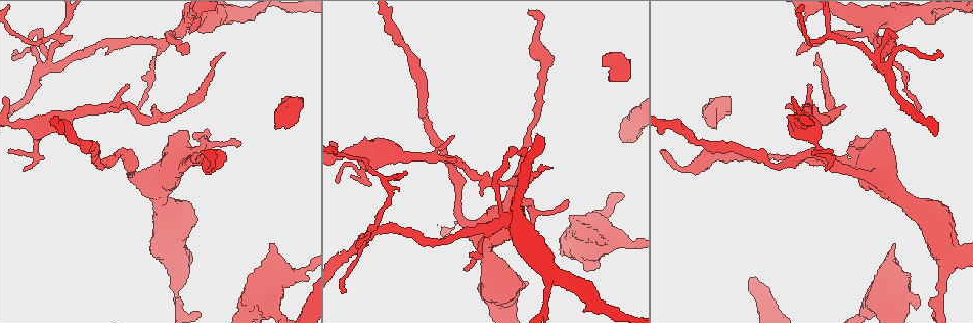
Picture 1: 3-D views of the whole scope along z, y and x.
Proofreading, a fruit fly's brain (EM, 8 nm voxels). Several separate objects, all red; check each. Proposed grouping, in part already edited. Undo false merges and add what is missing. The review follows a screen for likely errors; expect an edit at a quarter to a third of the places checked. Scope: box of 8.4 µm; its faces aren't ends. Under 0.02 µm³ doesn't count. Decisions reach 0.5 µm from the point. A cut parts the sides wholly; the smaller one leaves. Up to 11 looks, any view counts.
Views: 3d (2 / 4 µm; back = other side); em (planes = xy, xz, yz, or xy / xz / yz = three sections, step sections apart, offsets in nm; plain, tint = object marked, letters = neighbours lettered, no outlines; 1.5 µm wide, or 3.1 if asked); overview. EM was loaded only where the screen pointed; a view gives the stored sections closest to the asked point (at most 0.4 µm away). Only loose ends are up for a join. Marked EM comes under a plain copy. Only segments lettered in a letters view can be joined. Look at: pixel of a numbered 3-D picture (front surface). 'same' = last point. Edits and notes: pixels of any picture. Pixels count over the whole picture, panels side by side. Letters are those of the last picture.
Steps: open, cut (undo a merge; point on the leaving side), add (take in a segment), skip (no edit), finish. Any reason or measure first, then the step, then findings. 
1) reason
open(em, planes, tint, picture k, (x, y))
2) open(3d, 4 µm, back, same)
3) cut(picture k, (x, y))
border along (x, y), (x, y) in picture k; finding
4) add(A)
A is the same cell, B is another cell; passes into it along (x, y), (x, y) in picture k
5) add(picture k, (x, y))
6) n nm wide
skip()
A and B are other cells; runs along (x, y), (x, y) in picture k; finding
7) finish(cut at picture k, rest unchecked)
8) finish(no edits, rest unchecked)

branch stops here
open(em, planes, letters, picture 1, (24, 169))

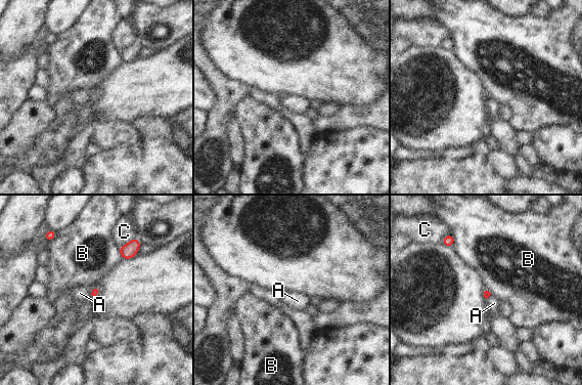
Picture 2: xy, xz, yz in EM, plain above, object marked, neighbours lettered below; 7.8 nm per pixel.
C touches over 160 nm
skip()
A, B and C are other cells; border along (450, 233), (454, 240), (453, 247) in picture 2; no lettered segment goes on from it

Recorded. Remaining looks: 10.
an open end
open(em, planes, tint, picture 1, (452, 135))

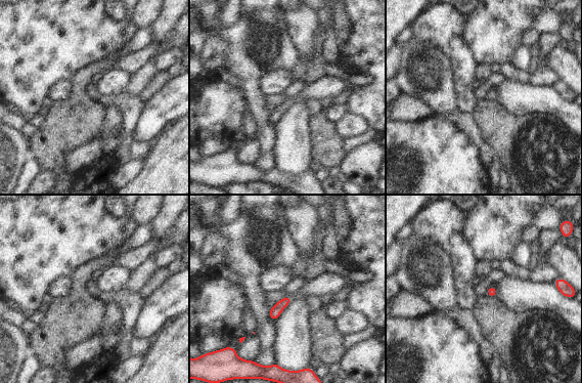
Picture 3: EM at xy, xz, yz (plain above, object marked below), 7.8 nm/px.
what lies round it
open(em, planes, letters, same)

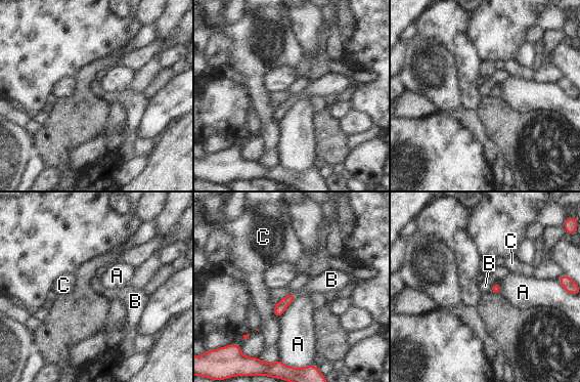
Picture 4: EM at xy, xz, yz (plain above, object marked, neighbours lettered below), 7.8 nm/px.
add(B)
B is the same cell, A and C are other cells; it goes on there

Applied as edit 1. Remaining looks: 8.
see it whole again
open(overview)

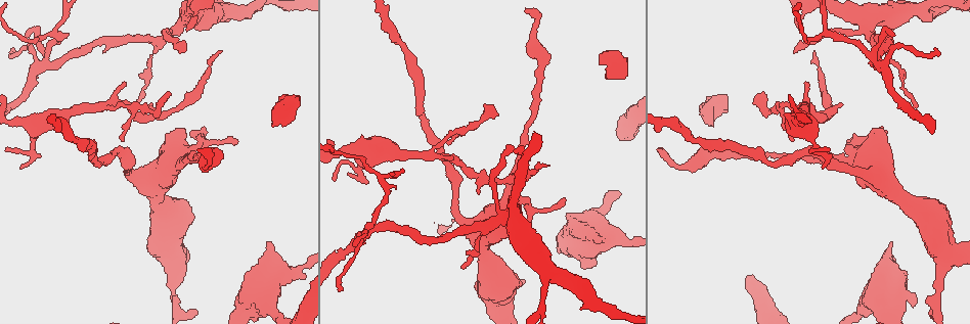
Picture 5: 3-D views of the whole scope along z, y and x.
tapers out
open(em, xy, step 4, letters, picture 5, (916, 107))

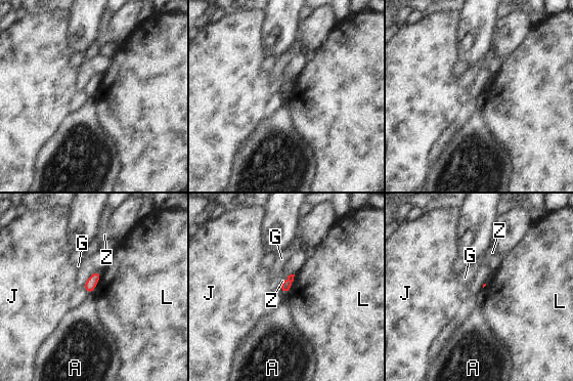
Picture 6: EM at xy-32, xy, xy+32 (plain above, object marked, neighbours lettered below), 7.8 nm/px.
open(em, yz, step 8, letters, same)

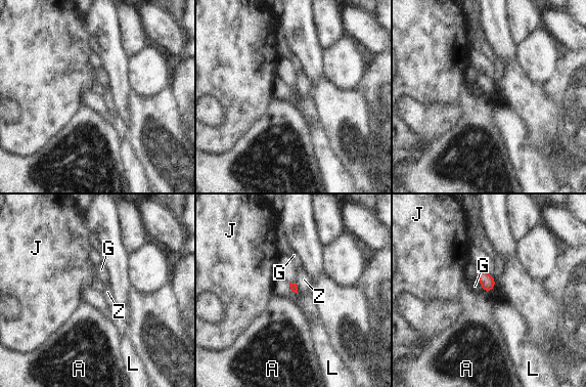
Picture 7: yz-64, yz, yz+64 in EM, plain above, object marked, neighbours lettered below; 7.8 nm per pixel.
skip()
A, G, J, L and Z are other cells; border along (496, 285), (490, 291), (483, 291) in picture 7; no lettered segment goes on from it

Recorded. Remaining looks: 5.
arms part here
open(em, xy, step 4, tint, picture 5, (47, 62))

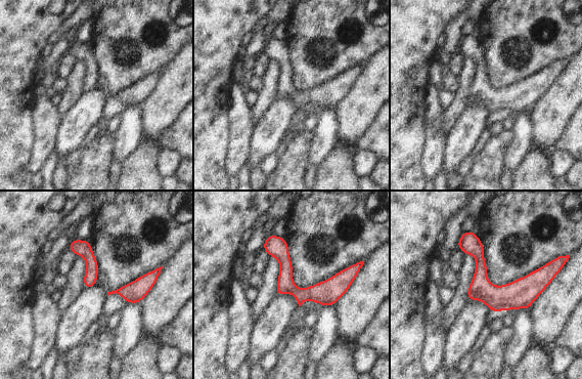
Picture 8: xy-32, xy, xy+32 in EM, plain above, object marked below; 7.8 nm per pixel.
open(em, planes, letters, same)

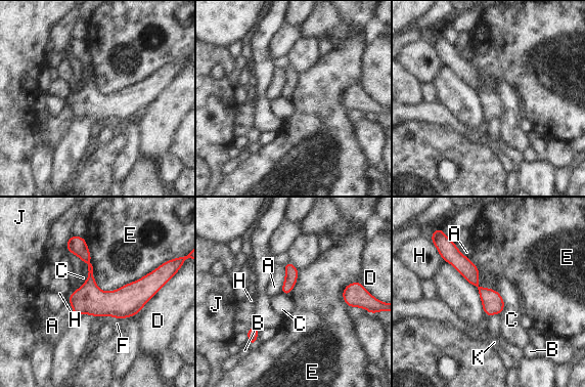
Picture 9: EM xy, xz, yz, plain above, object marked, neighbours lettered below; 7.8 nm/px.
170 nm wide
skip()
A, B, C, D, E, F, H, J and K are other cells; runs along (69, 245), (86, 258), (101, 297), (158, 284) in picture 9; all the same neuron

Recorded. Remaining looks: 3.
open(3d, 4 µm, picture 5, (266, 242))

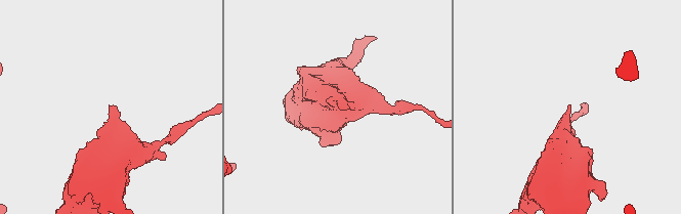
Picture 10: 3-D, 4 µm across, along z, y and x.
now the EM
open(em, xy, step 4, tint, picture 10, (340, 106))

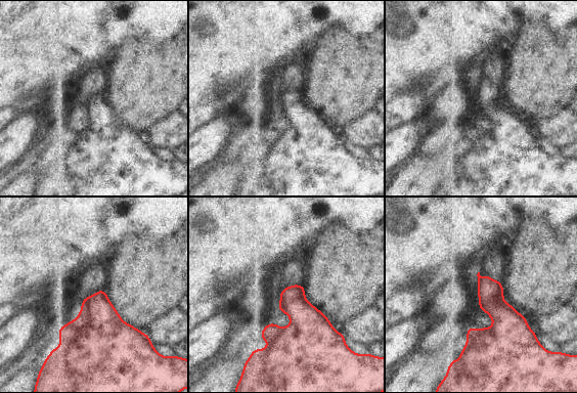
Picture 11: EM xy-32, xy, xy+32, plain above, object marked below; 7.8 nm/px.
another direction
open(em, planes, letters, same)

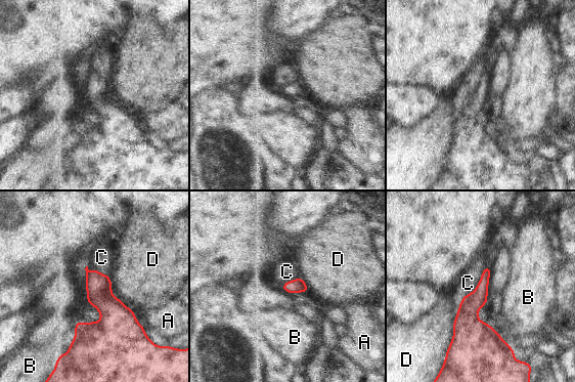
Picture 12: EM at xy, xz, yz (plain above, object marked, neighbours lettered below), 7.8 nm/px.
skip()
A, B, C and D are other cells; border along (488, 264), (477, 286), (463, 296) in picture 12; no lettered segment goes on from it

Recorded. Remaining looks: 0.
finish(add at picture 4, rest unchecked)

